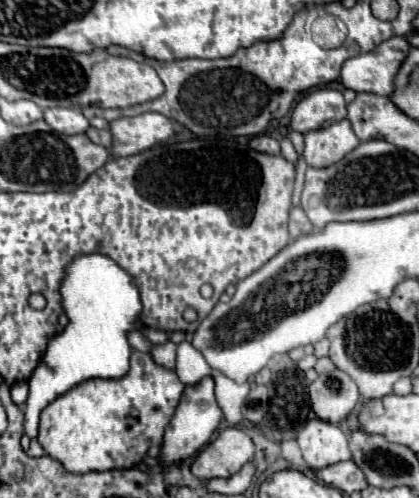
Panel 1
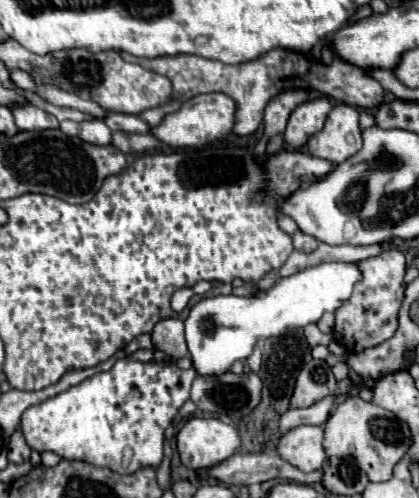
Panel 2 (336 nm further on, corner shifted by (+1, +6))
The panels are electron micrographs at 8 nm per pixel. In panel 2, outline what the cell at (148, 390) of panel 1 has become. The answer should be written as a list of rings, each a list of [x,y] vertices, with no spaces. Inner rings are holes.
[[[130,356],[120,358],[108,372],[98,372],[82,384],[44,400],[42,404],[30,406],[22,414],[22,432],[32,450],[44,452],[50,450],[64,460],[82,460],[94,466],[110,468],[118,474],[134,474],[138,468],[152,466],[156,468],[162,462],[162,446],[164,446],[164,430],[176,418],[180,406],[190,398],[190,386],[196,378],[196,370],[182,370],[174,362],[138,362]],[[130,450],[132,456],[128,464],[122,464],[124,452]]]

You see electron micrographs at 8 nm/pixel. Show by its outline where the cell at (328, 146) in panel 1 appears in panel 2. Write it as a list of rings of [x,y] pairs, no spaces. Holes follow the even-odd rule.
[[[338,104],[328,114],[324,128],[308,140],[308,150],[316,158],[340,164],[360,150],[362,146],[360,134],[362,130],[358,126],[356,108]]]

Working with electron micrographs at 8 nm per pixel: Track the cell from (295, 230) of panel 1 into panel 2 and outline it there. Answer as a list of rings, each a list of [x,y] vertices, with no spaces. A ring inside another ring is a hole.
[[[300,230],[294,234],[294,248],[296,248],[296,250],[308,254],[308,252],[316,250],[316,246],[318,246],[318,240],[316,240],[314,236],[308,236],[308,234],[300,232]]]

